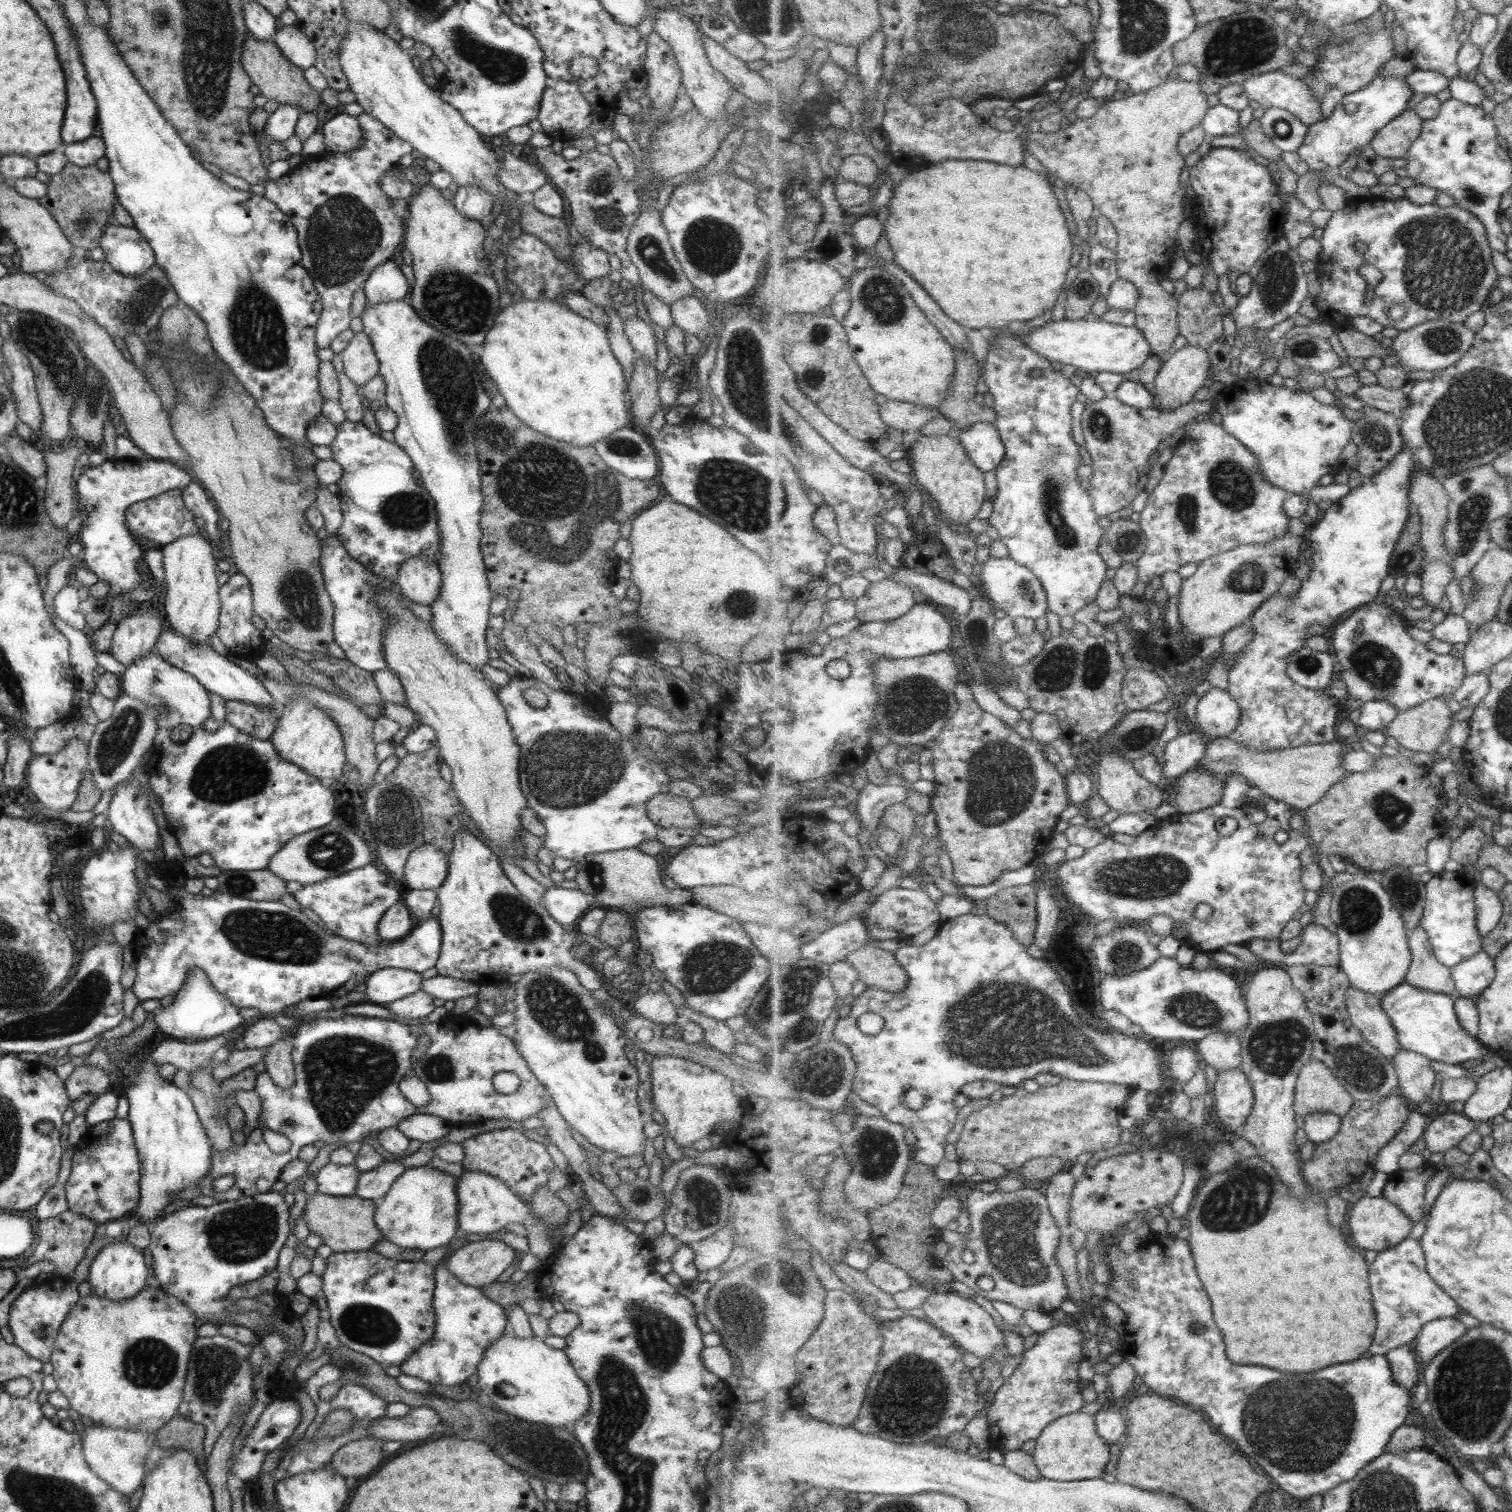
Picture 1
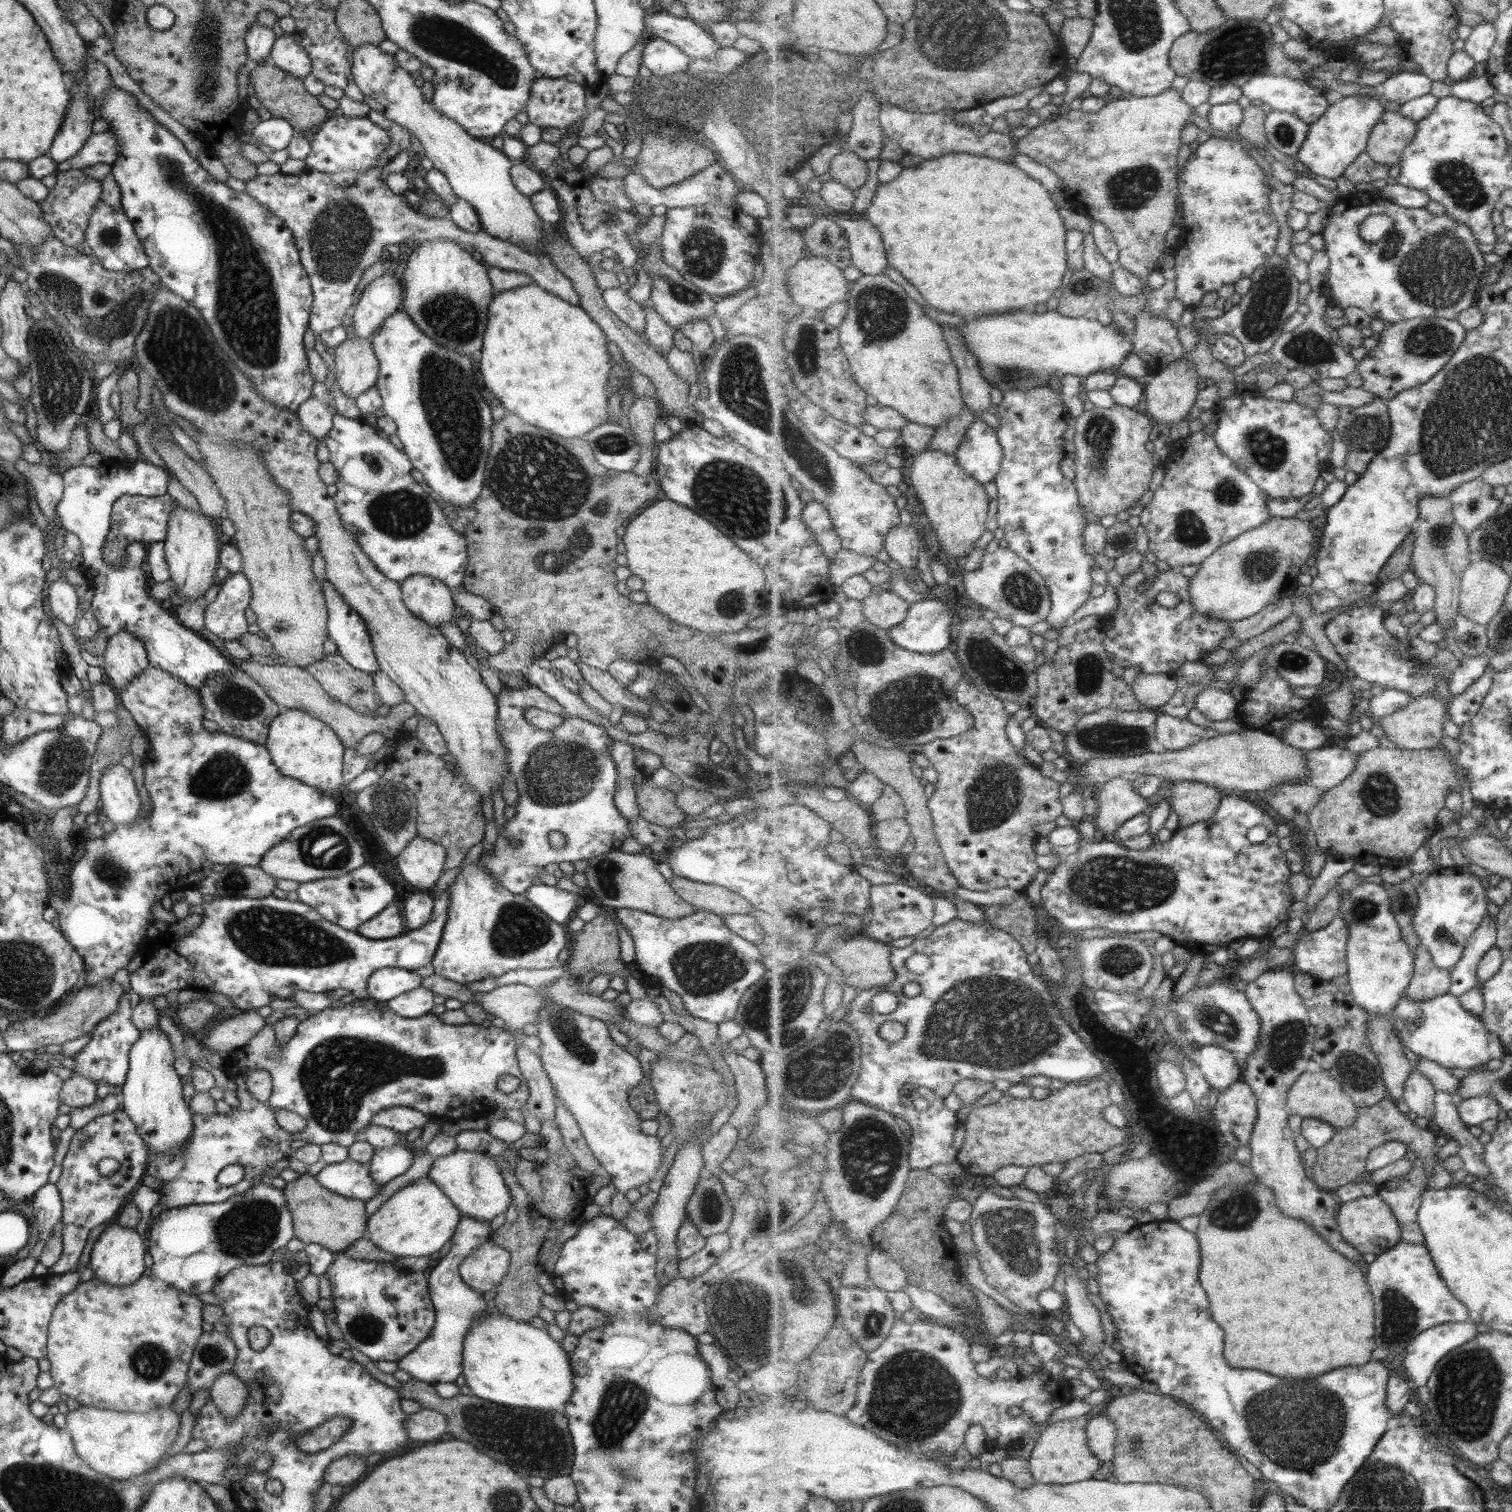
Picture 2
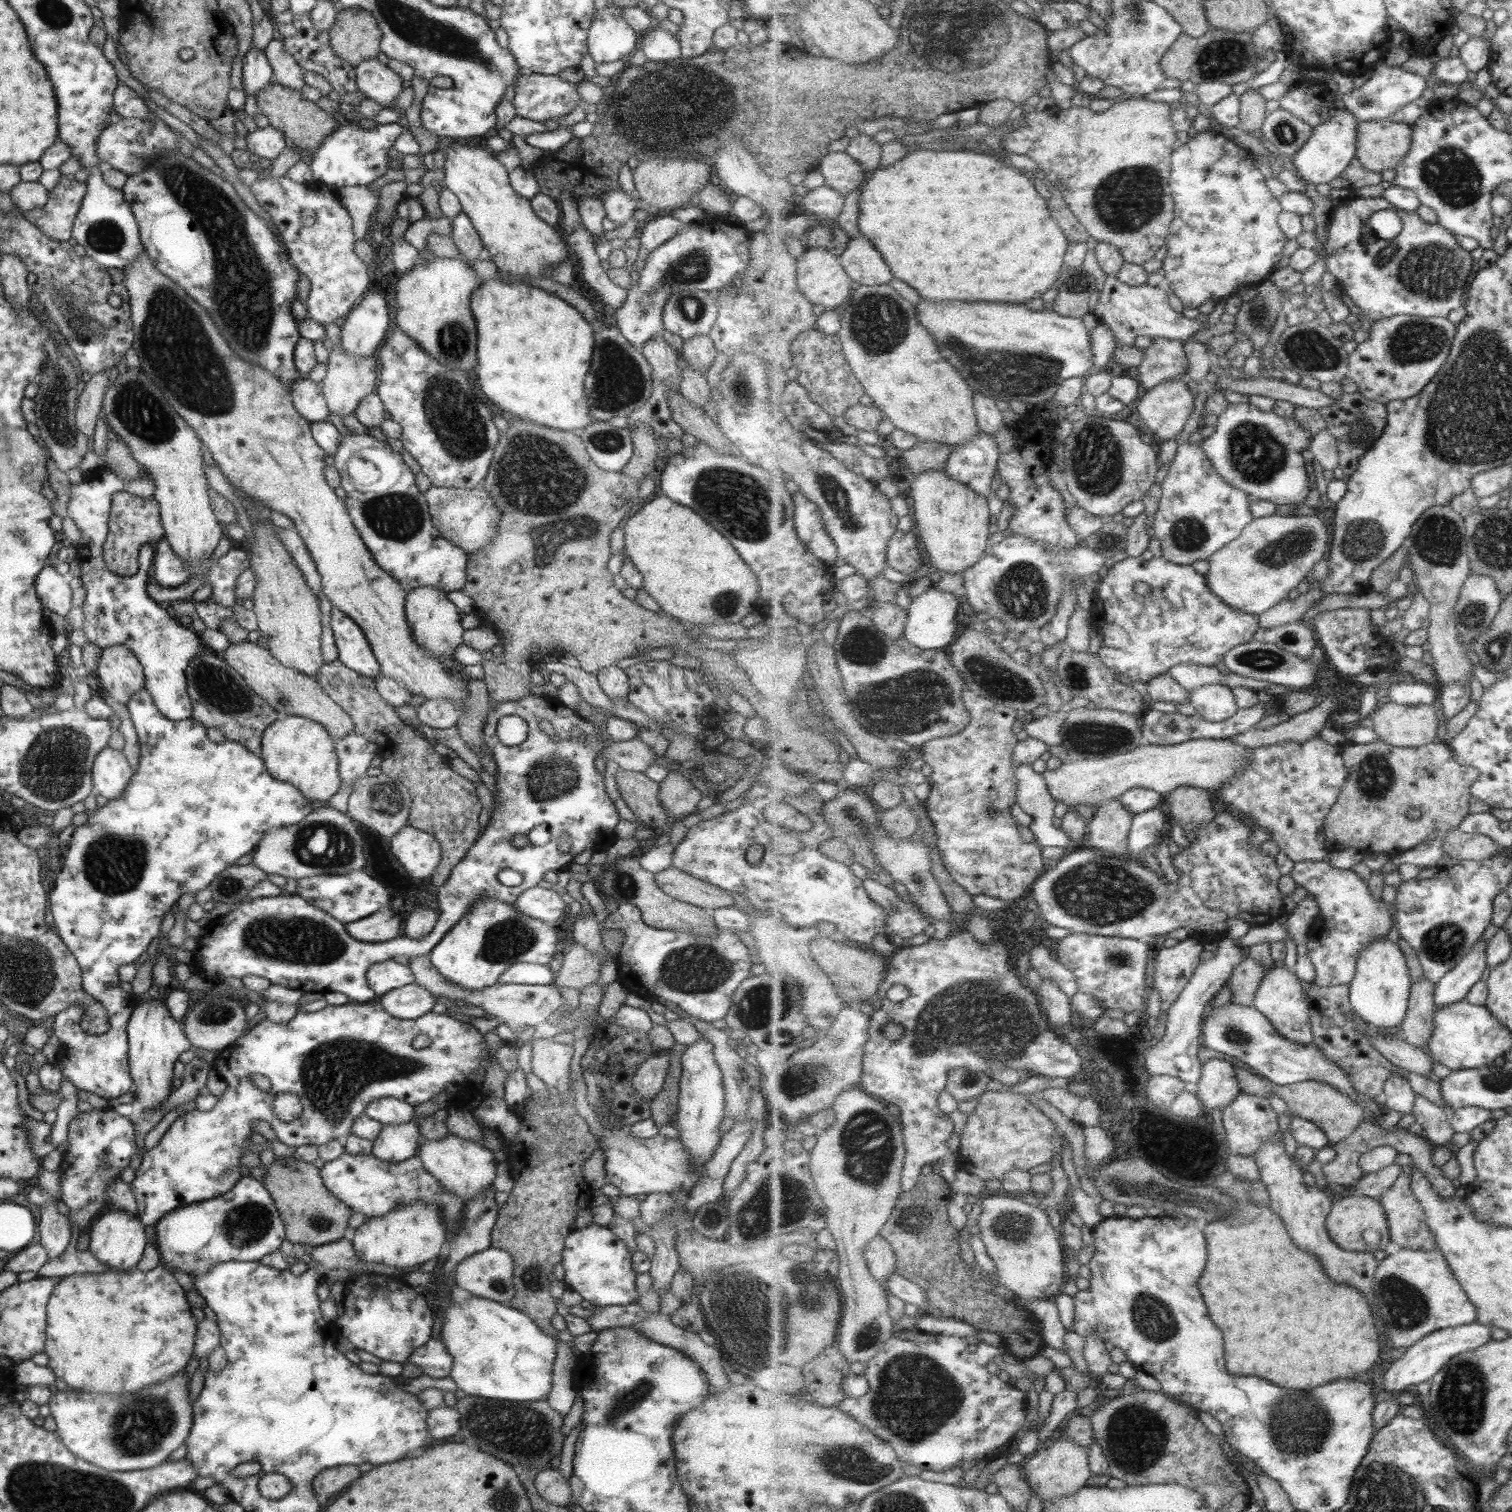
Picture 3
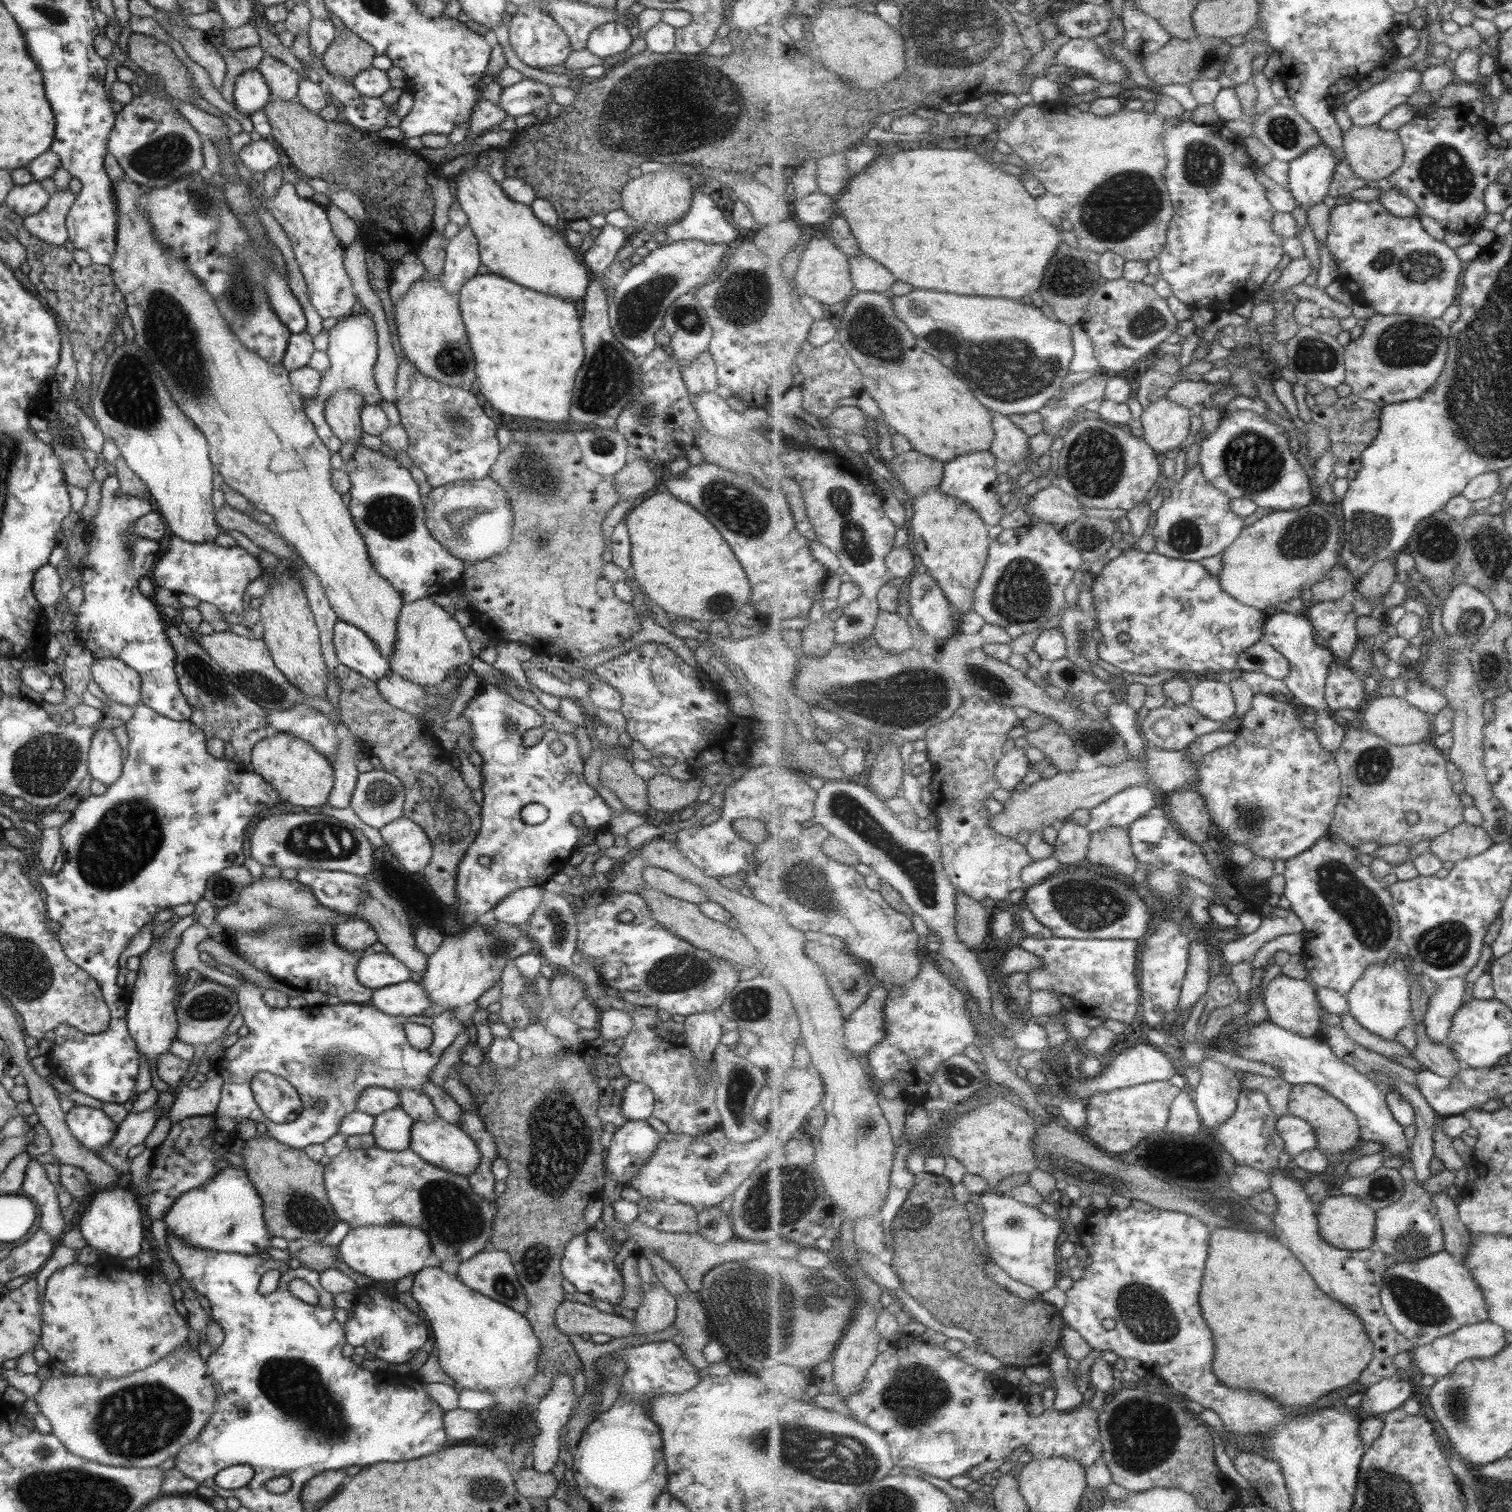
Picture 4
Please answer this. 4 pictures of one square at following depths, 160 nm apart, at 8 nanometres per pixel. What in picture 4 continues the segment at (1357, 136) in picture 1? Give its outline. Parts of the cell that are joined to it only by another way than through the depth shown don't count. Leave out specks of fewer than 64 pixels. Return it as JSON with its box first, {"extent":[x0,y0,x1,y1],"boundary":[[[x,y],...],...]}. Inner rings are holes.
{"extent":[1288,142,1341,212],"boundary":[[[1322,142],[1290,163],[1288,189],[1296,203],[1307,212],[1330,194],[1330,186],[1341,161],[1334,150]]]}

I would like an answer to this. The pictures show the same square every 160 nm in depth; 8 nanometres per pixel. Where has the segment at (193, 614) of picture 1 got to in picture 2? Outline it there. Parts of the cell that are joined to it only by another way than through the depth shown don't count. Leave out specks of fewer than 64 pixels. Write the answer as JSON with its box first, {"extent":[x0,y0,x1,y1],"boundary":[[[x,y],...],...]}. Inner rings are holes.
{"extent":[163,508,219,603],"boundary":[[[173,508],[167,522],[167,536],[163,540],[163,552],[166,568],[177,595],[188,603],[205,594],[215,582],[215,570],[219,567],[219,544],[215,530],[207,517],[199,512],[181,508]]]}

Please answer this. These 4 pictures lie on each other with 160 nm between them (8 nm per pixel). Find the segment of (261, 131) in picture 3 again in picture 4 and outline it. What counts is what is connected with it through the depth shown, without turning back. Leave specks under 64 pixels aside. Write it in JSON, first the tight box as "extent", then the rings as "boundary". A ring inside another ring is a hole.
{"extent":[239,139,278,173],"boundary":[[[265,139],[250,141],[241,146],[239,158],[243,166],[247,168],[249,173],[262,172],[267,173],[269,169],[278,164],[276,147],[271,145]]]}

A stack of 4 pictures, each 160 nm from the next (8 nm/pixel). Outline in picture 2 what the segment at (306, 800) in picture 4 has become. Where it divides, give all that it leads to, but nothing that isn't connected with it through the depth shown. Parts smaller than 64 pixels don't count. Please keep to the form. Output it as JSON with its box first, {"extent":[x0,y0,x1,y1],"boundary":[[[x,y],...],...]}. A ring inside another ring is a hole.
{"extent":[264,708,344,796],"boundary":[[[294,708],[281,709],[269,725],[264,747],[268,750],[273,766],[283,776],[299,780],[327,796],[341,788],[344,746],[326,724],[306,712]]]}

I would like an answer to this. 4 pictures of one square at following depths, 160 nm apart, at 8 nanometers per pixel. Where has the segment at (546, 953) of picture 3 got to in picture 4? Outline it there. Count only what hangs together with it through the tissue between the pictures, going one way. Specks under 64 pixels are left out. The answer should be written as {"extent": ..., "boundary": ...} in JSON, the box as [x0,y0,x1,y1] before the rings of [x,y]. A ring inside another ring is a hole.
{"extent":[419,921,537,1011],"boundary":[[[494,921],[494,926],[490,930],[484,930],[482,926],[470,925],[470,928],[464,930],[462,934],[444,937],[437,950],[426,960],[419,984],[425,992],[425,997],[429,999],[431,1007],[438,1007],[441,1011],[452,1011],[476,1002],[479,996],[491,986],[500,986],[498,980],[502,966],[509,959],[529,951],[537,953],[536,946],[524,935],[522,926]]]}

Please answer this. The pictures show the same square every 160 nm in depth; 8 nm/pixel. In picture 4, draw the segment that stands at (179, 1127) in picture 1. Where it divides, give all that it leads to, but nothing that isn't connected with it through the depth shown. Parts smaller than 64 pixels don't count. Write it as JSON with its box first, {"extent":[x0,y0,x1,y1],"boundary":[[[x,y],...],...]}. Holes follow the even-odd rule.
{"extent":[125,914,195,1064],"boundary":[[[191,914],[181,917],[171,928],[168,928],[160,937],[153,941],[145,950],[138,955],[139,966],[136,970],[135,984],[129,992],[130,998],[125,1016],[127,1032],[135,1043],[137,1054],[142,1056],[145,1064],[157,1062],[159,1055],[169,1052],[170,1042],[175,1039],[177,1032],[177,1020],[175,1015],[175,982],[176,970],[173,968],[173,950],[180,942],[182,932],[195,921]]]}

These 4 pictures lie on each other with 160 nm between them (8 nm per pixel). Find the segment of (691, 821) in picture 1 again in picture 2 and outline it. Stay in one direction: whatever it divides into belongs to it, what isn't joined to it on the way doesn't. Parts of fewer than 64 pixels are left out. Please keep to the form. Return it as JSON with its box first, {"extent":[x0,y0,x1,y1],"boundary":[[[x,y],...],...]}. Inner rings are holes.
{"extent":[634,776,689,830],"boundary":[[[648,776],[636,788],[634,796],[638,814],[647,822],[657,824],[658,827],[665,826],[671,830],[689,818],[675,806],[675,794],[655,785]]]}

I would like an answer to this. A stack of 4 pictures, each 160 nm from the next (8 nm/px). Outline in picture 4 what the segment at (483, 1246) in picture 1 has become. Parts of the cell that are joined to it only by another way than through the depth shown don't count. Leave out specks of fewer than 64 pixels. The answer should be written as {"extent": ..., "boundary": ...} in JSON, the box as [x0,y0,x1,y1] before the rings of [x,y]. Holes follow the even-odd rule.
{"extent":[457,1250,528,1314],"boundary":[[[483,1250],[471,1256],[469,1260],[460,1263],[457,1271],[457,1278],[467,1288],[489,1297],[491,1300],[496,1300],[499,1304],[504,1304],[515,1312],[523,1314],[528,1309],[528,1298],[516,1278],[516,1272],[511,1265],[510,1256],[506,1252]]]}

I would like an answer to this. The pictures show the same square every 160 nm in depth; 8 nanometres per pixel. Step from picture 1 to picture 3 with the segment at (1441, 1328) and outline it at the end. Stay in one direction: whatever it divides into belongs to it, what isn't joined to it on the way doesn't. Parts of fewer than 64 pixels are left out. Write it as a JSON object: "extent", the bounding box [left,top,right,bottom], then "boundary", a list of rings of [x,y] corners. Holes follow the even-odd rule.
{"extent":[1381,1322,1491,1394],"boundary":[[[1479,1322],[1436,1330],[1425,1335],[1425,1338],[1417,1344],[1403,1350],[1403,1355],[1391,1364],[1383,1375],[1381,1388],[1391,1394],[1410,1391],[1416,1384],[1431,1381],[1452,1358],[1459,1356],[1462,1352],[1475,1350],[1489,1340],[1491,1340],[1491,1327]]]}

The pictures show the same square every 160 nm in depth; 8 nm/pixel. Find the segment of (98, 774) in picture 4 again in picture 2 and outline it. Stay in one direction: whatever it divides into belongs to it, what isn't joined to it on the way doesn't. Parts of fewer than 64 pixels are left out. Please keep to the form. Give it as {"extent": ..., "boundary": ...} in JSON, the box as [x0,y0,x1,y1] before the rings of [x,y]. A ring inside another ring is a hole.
{"extent":[99,763,139,825],"boundary":[[[113,763],[106,766],[99,775],[99,810],[103,812],[107,819],[113,824],[132,825],[139,814],[139,797],[135,789],[129,769],[126,769],[121,763]]]}

